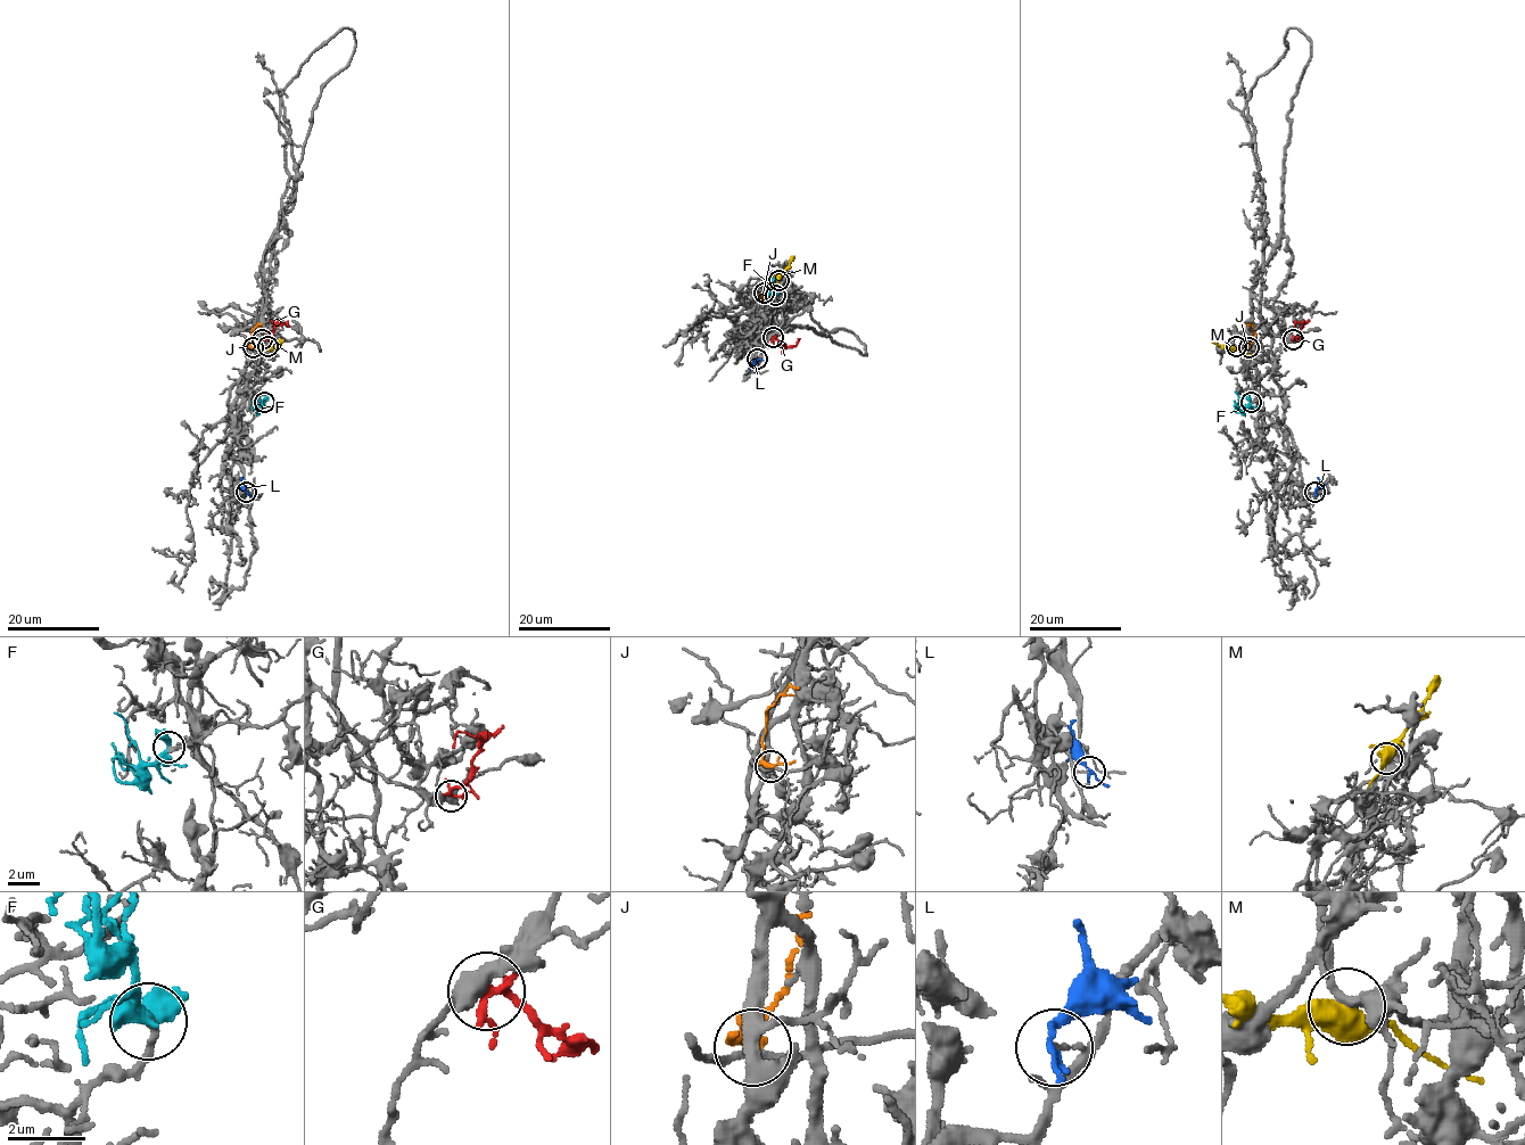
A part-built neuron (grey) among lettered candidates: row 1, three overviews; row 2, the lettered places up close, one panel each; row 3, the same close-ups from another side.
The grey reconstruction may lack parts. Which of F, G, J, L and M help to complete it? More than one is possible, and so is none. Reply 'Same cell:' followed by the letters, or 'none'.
Same cell: F

